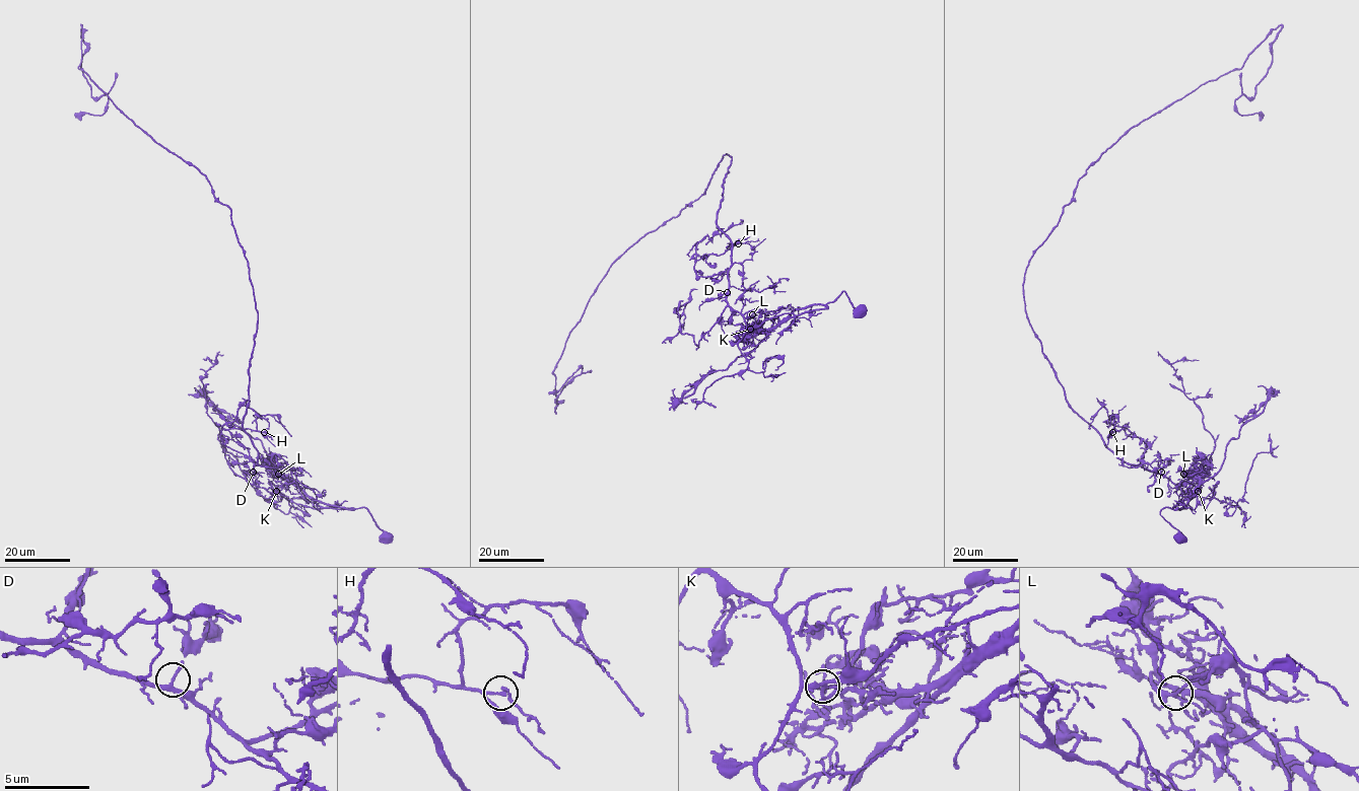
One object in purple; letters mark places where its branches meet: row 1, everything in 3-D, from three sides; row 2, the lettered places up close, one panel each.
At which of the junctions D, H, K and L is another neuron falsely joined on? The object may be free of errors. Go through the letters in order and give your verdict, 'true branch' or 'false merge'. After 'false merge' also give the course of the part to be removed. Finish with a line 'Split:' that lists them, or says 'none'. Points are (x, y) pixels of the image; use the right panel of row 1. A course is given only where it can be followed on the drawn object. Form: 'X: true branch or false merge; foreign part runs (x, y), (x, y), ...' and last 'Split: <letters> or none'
D: true branch
H: true branch
K: true branch
L: false merge; foreign part runs (1183, 474), (1193, 471), (1204, 481), (1219, 470), (1227, 443), (1267, 400), (1268, 390), (1258, 386)
Split: L

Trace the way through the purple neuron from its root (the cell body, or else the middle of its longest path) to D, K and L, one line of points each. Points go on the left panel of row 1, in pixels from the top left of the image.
D: (386, 537), (367, 508), (312, 508), (296, 504), (278, 493), (272, 494), (257, 486), (253, 481), (253, 472)
K: (386, 537), (367, 508), (312, 508), (296, 504), (276, 491)
L: (386, 537), (367, 508), (345, 509), (319, 503), (278, 474)

